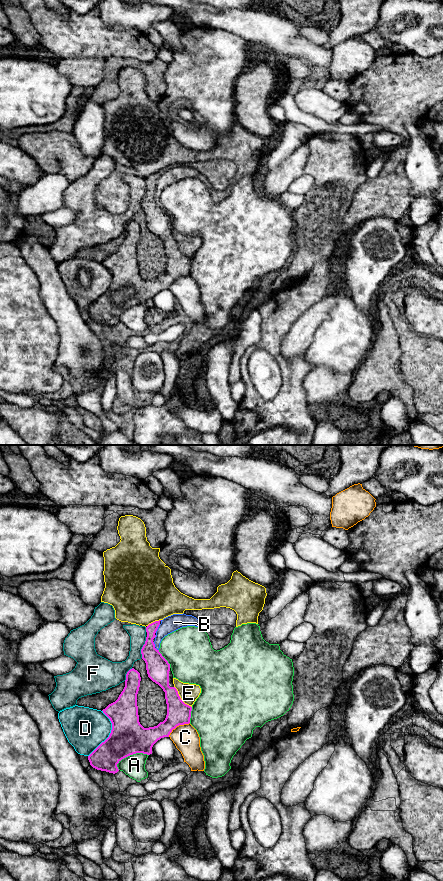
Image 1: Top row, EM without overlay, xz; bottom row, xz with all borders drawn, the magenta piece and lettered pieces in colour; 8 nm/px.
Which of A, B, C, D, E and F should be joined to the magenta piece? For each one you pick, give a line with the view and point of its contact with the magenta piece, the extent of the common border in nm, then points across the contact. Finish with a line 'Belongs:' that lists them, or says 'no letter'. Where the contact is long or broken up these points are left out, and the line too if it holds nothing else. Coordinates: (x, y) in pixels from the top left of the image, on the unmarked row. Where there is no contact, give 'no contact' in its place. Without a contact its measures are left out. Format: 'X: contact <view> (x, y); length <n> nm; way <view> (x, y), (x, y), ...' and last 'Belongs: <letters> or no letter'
Belongs: no letter

